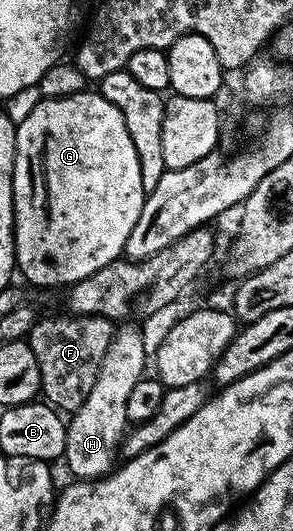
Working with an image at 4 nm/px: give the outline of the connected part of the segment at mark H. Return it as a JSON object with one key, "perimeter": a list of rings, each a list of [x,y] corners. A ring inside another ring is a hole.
{"perimeter":[[[125,323],[116,330],[111,347],[107,347],[107,355],[103,359],[103,367],[99,371],[99,379],[95,379],[95,387],[91,387],[91,395],[71,414],[65,431],[65,455],[63,464],[74,474],[74,478],[92,481],[106,477],[118,464],[119,450],[130,424],[127,415],[127,398],[135,383],[146,376],[145,369],[145,337],[138,326]]]}

